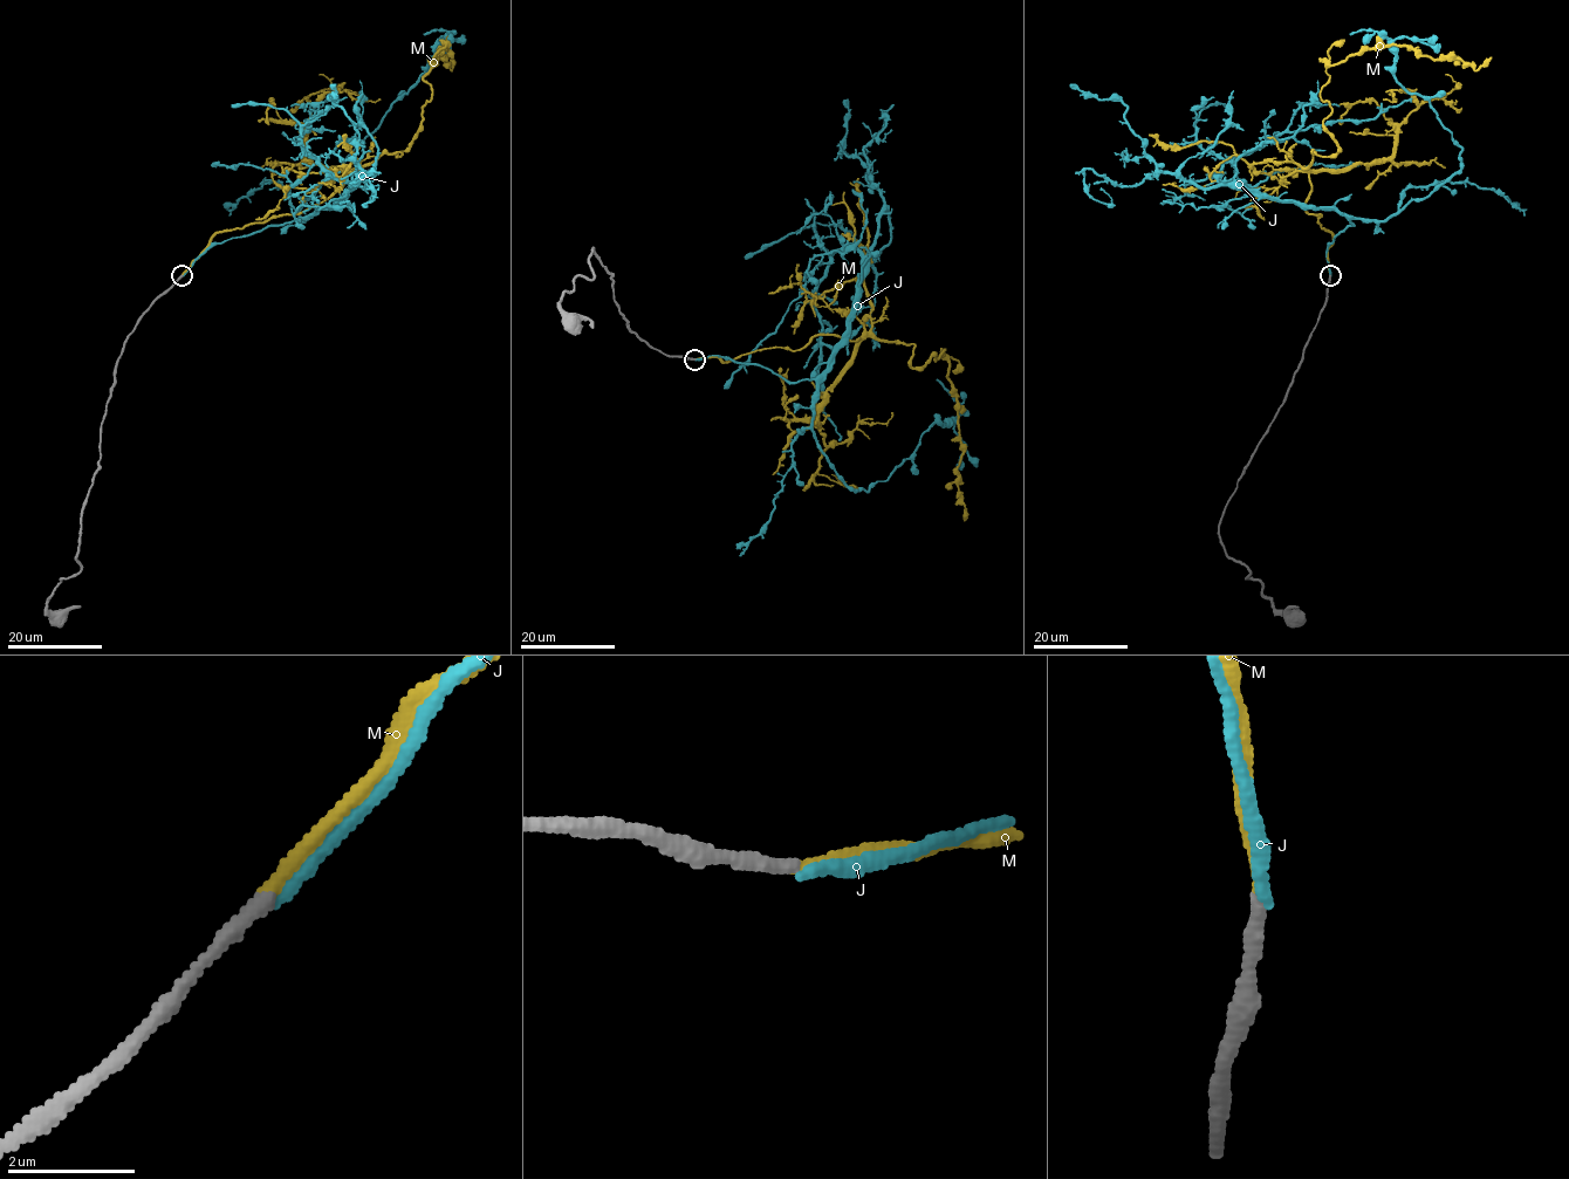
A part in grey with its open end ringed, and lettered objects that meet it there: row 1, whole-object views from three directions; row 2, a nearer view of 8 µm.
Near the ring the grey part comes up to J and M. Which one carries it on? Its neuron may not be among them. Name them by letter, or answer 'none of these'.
M

